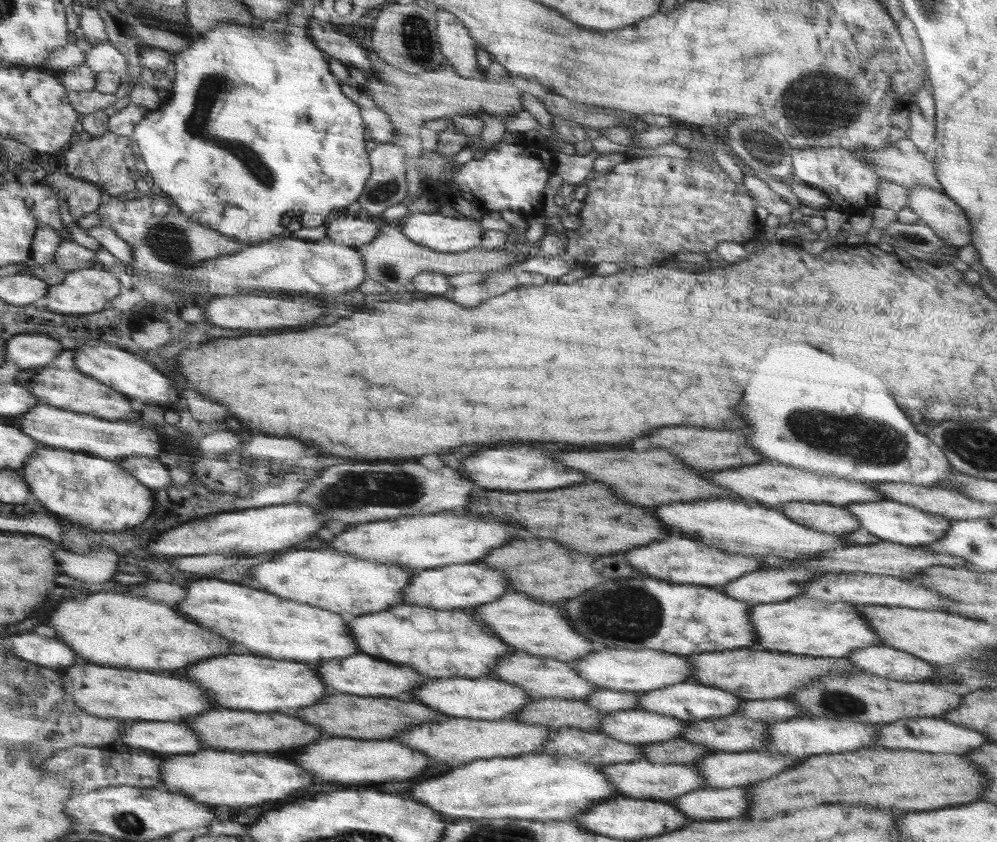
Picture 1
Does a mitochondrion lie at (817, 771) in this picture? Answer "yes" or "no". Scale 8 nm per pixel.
no

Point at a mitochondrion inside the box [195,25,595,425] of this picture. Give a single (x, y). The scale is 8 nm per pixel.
(386, 189)

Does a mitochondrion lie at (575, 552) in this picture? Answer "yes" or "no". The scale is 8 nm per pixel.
no

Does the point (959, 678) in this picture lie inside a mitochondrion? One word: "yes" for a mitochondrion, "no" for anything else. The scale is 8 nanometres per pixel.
yes

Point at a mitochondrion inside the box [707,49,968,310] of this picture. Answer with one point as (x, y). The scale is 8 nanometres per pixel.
(809, 110)

